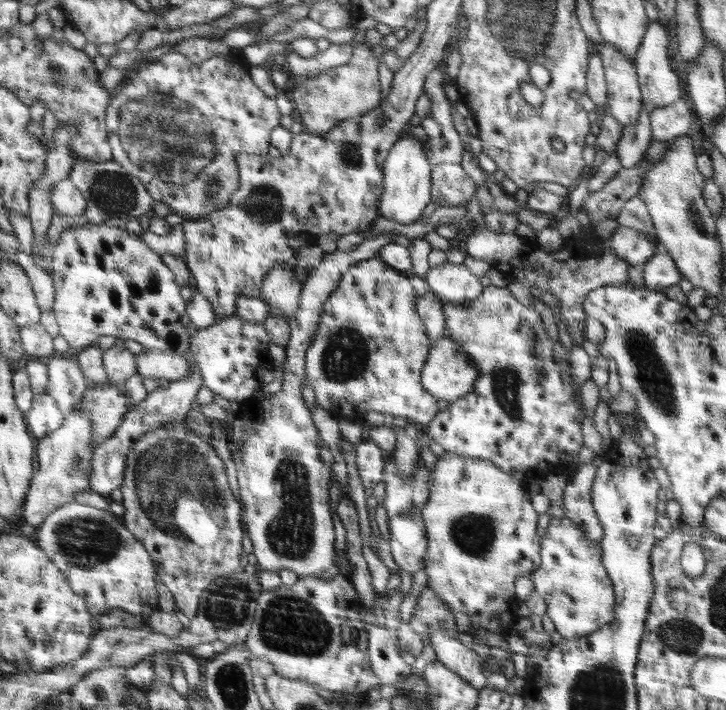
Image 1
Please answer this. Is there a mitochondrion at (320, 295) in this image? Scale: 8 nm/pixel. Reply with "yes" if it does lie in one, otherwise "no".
no

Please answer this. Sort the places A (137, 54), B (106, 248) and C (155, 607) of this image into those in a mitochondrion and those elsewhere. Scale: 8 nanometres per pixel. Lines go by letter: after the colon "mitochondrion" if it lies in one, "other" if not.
A: other
B: other
C: other

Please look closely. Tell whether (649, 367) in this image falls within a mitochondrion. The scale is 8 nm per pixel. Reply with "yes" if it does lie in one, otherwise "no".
yes

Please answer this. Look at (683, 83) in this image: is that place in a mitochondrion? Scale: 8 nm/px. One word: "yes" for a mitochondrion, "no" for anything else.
no

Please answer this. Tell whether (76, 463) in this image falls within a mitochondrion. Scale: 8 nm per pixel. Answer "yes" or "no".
yes

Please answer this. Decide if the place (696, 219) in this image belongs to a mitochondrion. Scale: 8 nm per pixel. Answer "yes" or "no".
yes

